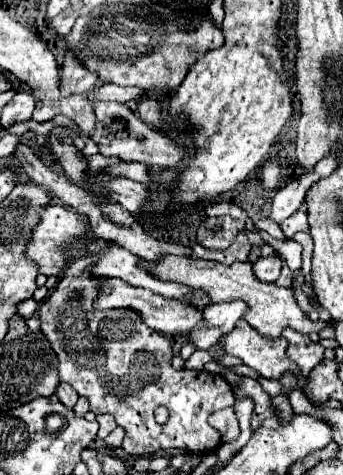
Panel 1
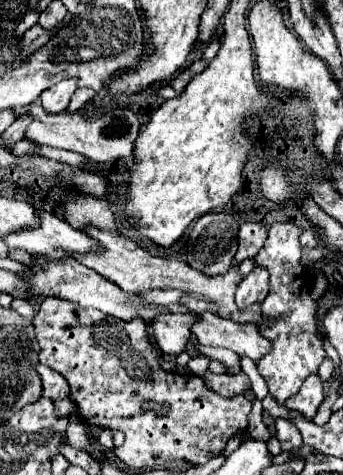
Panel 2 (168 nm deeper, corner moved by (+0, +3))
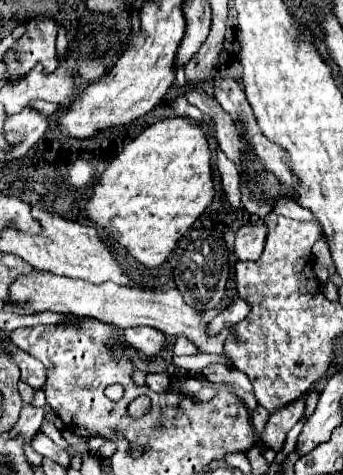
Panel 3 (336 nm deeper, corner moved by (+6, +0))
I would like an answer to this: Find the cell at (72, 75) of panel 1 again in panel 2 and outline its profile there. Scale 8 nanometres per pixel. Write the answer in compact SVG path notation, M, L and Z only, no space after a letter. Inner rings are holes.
M68 78L68 80L62 80L58 84L54 84L52 88L44 90L40 94L40 104L44 110L48 110L50 114L58 114L58 112L64 112L68 108L68 102L72 98L72 94L76 92L78 88L78 82L76 78Z

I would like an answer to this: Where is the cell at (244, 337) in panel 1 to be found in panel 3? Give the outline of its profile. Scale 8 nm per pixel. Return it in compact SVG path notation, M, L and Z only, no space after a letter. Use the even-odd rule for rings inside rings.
M32 271L26 275L18 275L18 279L12 281L8 287L8 303L22 307L26 313L56 311L62 315L98 319L102 323L110 323L120 329L146 325L162 331L168 337L186 335L204 353L224 353L224 339L232 333L232 329L224 329L218 337L206 337L206 325L202 323L200 311L190 309L176 289L142 291L134 287L116 285L110 281L92 285L82 279L68 279L46 271Z

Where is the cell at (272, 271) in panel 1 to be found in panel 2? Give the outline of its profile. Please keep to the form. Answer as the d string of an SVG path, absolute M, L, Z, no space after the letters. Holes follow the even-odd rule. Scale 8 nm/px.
M256 266L238 286L236 304L250 306L250 302L264 300L268 294L268 270L264 266Z

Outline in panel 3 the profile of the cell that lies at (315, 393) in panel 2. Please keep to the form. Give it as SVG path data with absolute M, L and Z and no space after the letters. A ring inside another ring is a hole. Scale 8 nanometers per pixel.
M298 399L272 413L266 423L266 429L260 433L260 443L266 449L278 453L286 441L286 433L302 419L302 413L304 413L304 399Z

